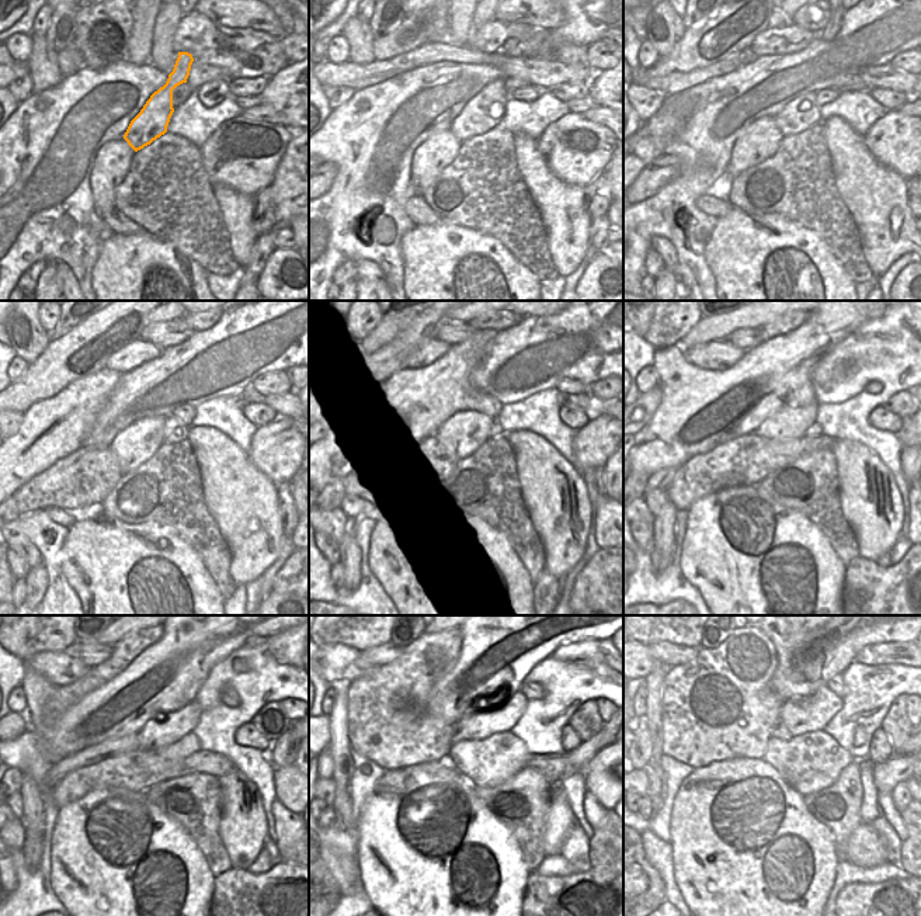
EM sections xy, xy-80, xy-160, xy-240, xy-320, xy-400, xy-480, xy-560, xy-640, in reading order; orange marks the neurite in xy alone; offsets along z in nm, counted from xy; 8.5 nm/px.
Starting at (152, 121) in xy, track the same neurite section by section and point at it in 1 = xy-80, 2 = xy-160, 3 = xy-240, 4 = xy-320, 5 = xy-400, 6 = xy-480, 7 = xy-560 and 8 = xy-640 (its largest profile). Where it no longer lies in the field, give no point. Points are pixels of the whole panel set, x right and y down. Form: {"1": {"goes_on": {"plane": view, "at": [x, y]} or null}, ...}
{"1": {"goes_on": {"plane": "xy-80", "at": [485, 111]}}, "2": {"goes_on": {"plane": "xy-160", "at": [800, 114]}}, "3": {"goes_on": {"plane": "xy-240", "at": [176, 430]}}, "4": {"goes_on": {"plane": "xy-320", "at": [496, 430]}}, "5": {"goes_on": {"plane": "xy-400", "at": [815, 430]}}, "6": {"goes_on": {"plane": "xy-480", "at": [190, 743]}}, "7": {"goes_on": {"plane": "xy-560", "at": [490, 762]}}, "8": {"goes_on": {"plane": "xy-640", "at": [810, 762]}}}

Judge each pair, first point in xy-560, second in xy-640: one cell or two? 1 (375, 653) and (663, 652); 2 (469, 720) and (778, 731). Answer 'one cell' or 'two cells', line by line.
1: one cell
2: two cells

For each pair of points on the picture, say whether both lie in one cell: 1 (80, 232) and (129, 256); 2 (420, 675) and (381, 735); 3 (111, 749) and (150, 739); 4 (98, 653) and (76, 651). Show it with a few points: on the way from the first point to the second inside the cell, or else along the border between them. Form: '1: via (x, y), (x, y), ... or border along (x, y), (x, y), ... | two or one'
1: border along (114, 233), (103, 243), (90, 273) | two
2: via (405, 690), (385, 710), (385, 720) | one
3: border along (136, 734), (139, 748) | two
4: via (93, 653), (82, 651) | one

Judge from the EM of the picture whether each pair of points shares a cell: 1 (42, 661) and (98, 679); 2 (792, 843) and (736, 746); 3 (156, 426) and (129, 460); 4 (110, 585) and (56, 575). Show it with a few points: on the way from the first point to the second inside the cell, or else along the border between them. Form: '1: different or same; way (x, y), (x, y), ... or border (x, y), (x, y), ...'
1: different; border (91, 668), (76, 680), (61, 686)
2: different; border (763, 757), (716, 759), (709, 764)
3: same; way (148, 434), (132, 451)
4: different; border (62, 544), (61, 569), (72, 587)

